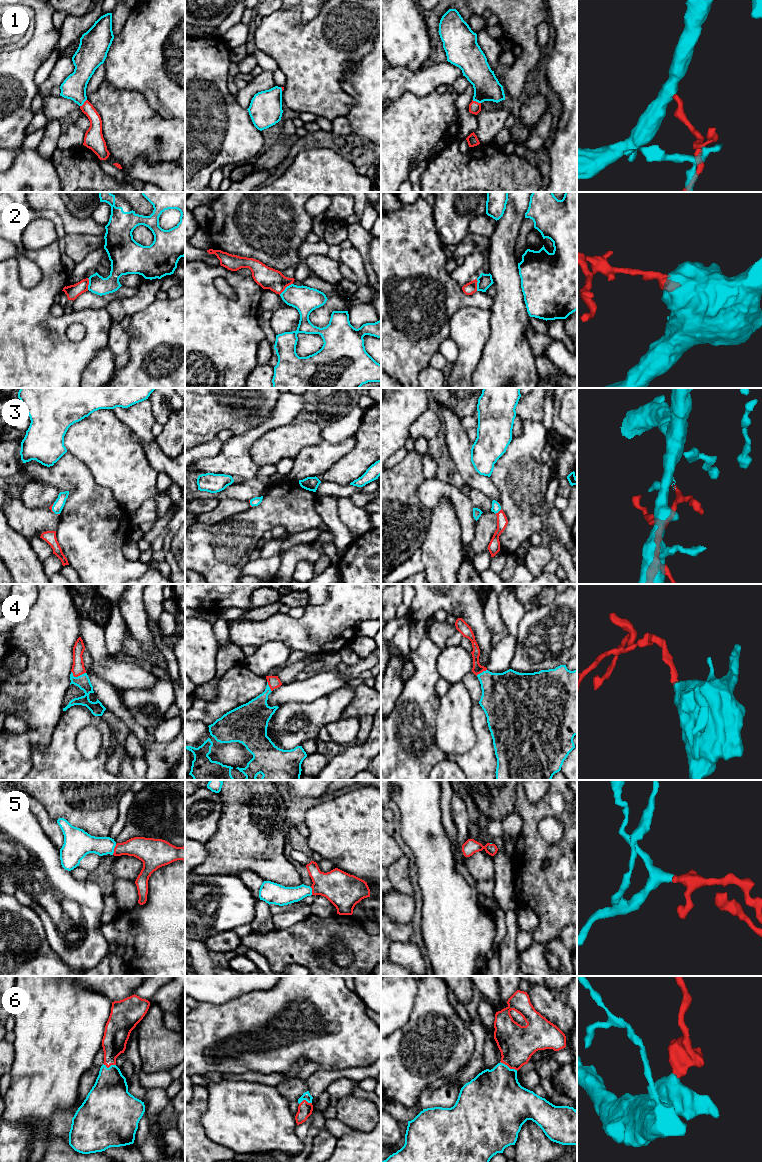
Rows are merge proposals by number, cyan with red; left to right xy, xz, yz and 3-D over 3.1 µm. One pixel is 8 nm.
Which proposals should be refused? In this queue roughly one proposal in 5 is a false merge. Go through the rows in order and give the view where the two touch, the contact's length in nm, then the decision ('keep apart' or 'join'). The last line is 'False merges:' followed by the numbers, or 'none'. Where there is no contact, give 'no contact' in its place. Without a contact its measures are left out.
1: yz | 80 nm | join
2: xz | 140 nm | keep apart
3: yz | 70 nm | join
4: xy | 120 nm | join
5: xy | 90 nm | join
6: yz | 160 nm | join
False merges: 2

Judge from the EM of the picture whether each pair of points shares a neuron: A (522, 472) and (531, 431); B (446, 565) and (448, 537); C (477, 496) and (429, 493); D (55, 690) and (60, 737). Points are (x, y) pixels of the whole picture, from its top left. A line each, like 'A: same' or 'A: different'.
A: same
B: same
C: different
D: different

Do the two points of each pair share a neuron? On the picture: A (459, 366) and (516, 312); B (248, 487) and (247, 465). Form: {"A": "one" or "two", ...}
{"A": "two", "B": "two"}

